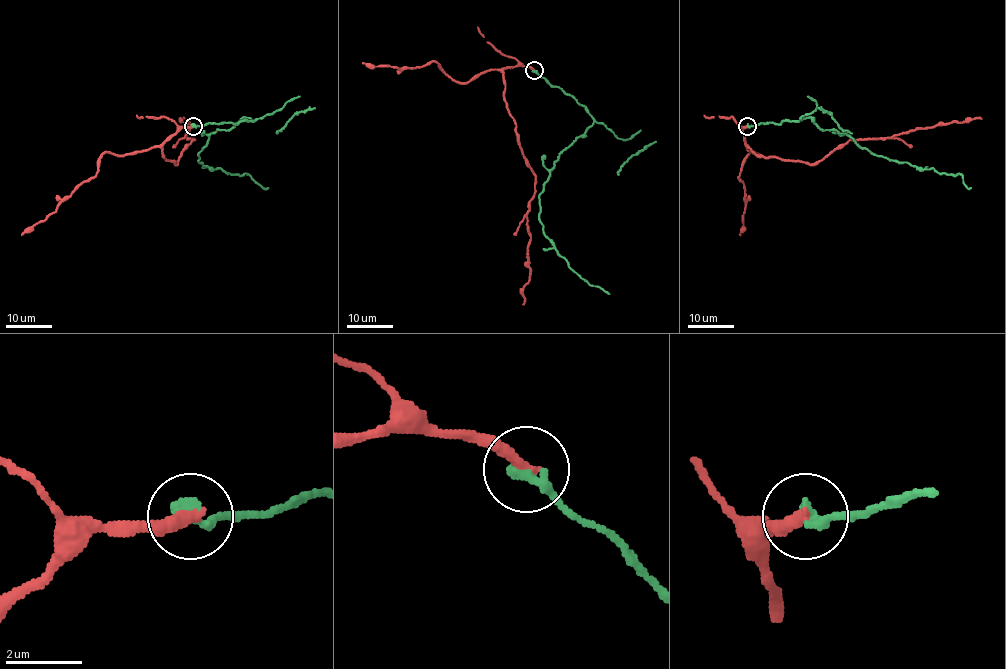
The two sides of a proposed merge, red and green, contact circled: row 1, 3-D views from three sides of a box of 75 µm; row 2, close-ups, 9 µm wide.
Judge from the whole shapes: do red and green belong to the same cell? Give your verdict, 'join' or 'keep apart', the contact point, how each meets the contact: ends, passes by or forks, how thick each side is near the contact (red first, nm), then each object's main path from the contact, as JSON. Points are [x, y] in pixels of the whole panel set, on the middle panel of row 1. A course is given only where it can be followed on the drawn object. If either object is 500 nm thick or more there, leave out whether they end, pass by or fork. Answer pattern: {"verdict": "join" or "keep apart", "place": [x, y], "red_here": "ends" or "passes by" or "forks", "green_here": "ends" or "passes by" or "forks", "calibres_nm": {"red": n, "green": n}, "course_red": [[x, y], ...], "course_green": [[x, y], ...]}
{"verdict": "keep apart", "place": [534, 70], "red_here": "ends", "green_here": "ends", "calibres_nm": {"red": 340, "green": 380}, "course_red": [[535, 70], [519, 65], [503, 70], [503, 99], [536, 177], [526, 214], [530, 269], [523, 305]], "course_green": [[535, 70], [571, 94], [594, 120], [550, 171], [539, 195], [543, 231], [573, 270], [609, 294]]}

